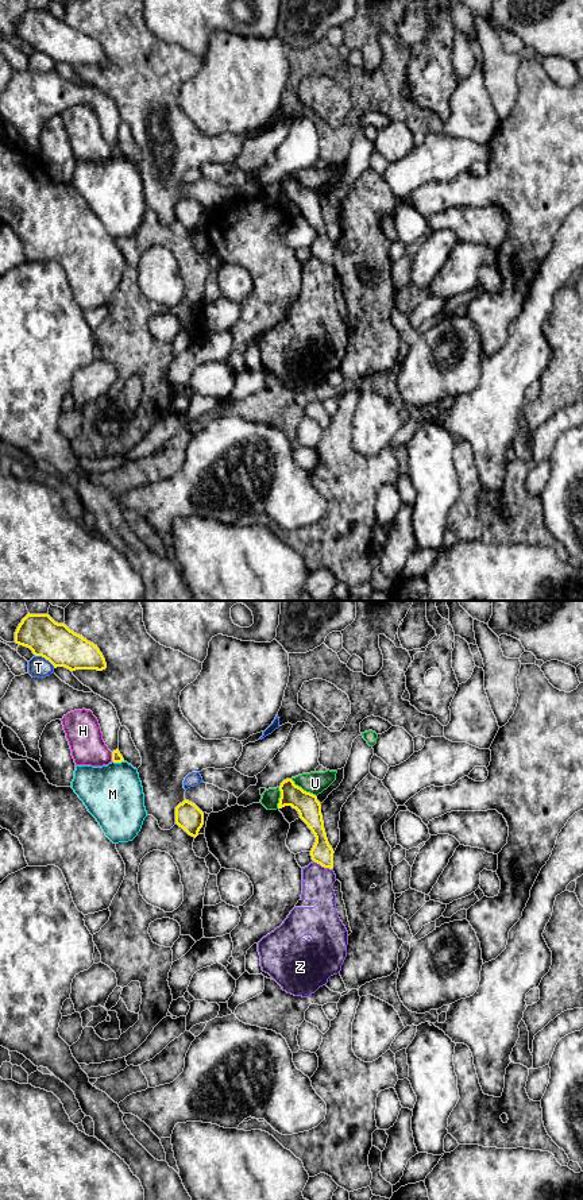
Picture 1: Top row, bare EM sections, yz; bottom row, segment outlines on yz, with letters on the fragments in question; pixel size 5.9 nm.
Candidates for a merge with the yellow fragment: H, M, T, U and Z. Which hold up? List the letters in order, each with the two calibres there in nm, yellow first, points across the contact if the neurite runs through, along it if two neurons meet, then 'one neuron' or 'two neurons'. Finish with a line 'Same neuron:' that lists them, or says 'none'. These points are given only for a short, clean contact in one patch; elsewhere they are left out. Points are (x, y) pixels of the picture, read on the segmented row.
H: 60 nm thick on the yellow side, 200 nm on the other; two neurons
M: 60 nm thick on the yellow side, 360 nm on the other; two neurons
T: 220 nm thick on the yellow side, 130 nm on the other; two neurons
U: 140 nm thick on the yellow side, 130 nm on the other; two neurons
Z: 130 nm thick on the yellow side, 190 nm on the other; border along yz (313, 860), (331, 869); two neurons
Same neuron: none

